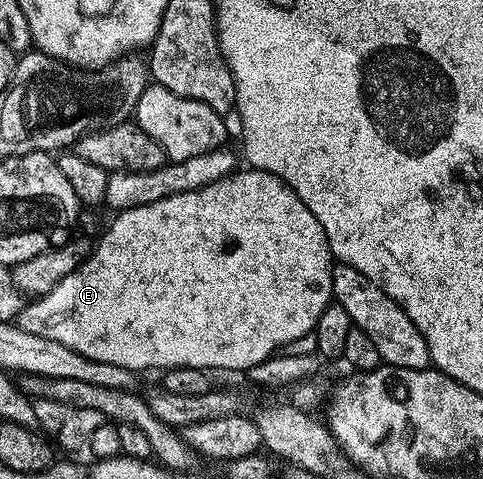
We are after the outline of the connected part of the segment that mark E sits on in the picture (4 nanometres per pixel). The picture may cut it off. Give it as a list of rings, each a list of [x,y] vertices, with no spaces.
[[[260,168],[237,170],[210,186],[202,186],[193,192],[174,194],[170,198],[162,198],[146,206],[131,208],[119,213],[115,218],[117,220],[105,230],[104,237],[100,241],[98,239],[95,241],[92,255],[83,260],[70,274],[66,274],[66,278],[62,278],[62,282],[54,285],[46,295],[25,303],[18,317],[18,326],[26,330],[26,334],[62,342],[62,346],[70,346],[70,350],[86,358],[94,358],[94,362],[108,362],[110,366],[122,366],[137,374],[148,372],[151,368],[167,370],[182,366],[194,366],[205,370],[221,368],[224,372],[244,374],[248,369],[258,366],[263,360],[270,359],[281,350],[299,345],[296,343],[303,336],[311,337],[316,331],[318,318],[322,318],[322,310],[326,310],[326,306],[333,303],[334,257],[318,218],[314,218],[314,214],[306,210],[306,202],[302,202],[302,198],[298,198],[298,194],[294,194],[294,190],[290,190],[290,186],[282,182],[282,178],[263,172]]]

